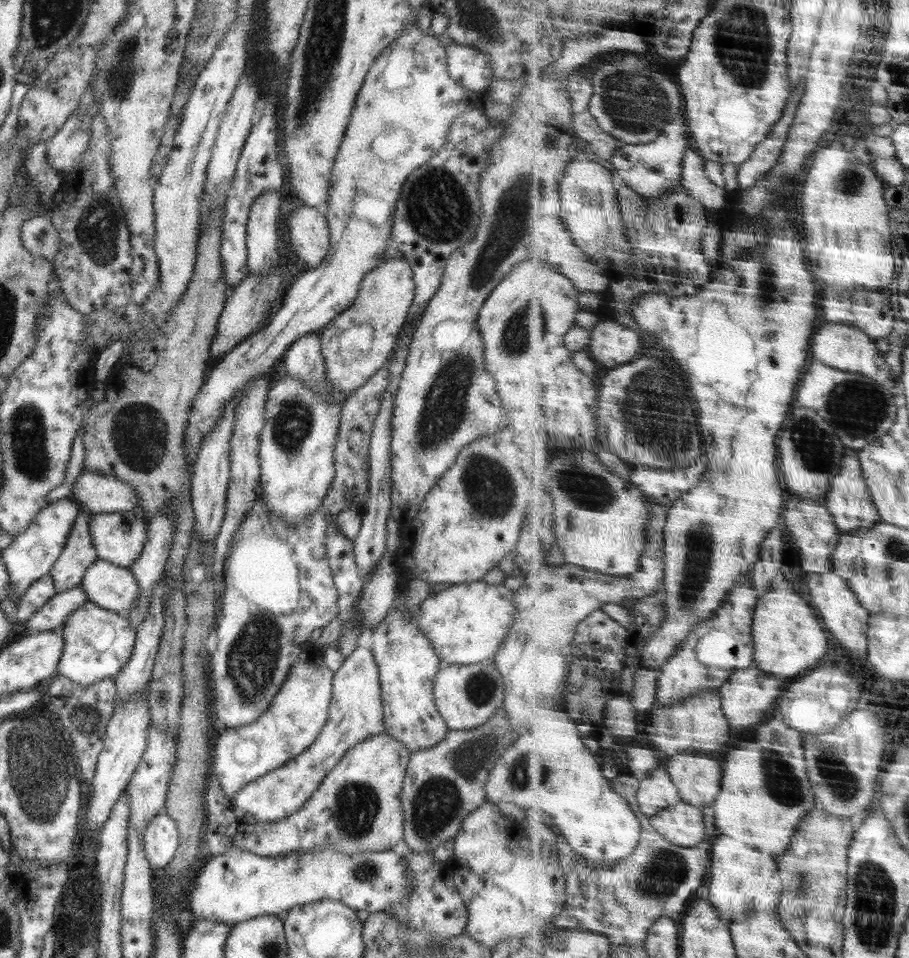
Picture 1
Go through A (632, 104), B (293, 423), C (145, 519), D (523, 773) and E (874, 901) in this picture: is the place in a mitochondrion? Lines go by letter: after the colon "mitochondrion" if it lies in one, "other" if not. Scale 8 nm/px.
A: mitochondrion
B: mitochondrion
C: other
D: mitochondrion
E: mitochondrion

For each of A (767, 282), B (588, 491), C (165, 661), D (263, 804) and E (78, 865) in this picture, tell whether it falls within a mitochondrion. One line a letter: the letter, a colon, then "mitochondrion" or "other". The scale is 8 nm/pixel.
A: mitochondrion
B: mitochondrion
C: other
D: other
E: other

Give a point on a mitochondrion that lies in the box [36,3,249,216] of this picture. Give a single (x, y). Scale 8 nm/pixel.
(119, 79)

